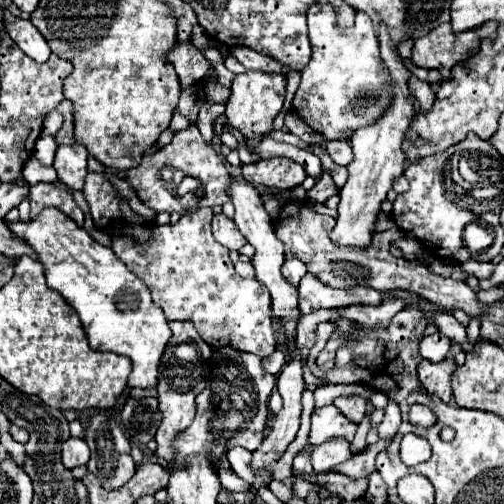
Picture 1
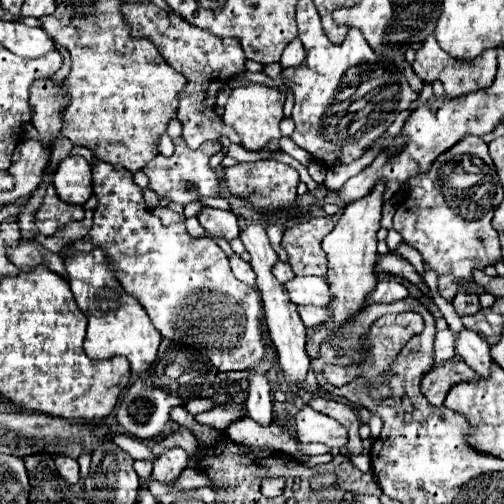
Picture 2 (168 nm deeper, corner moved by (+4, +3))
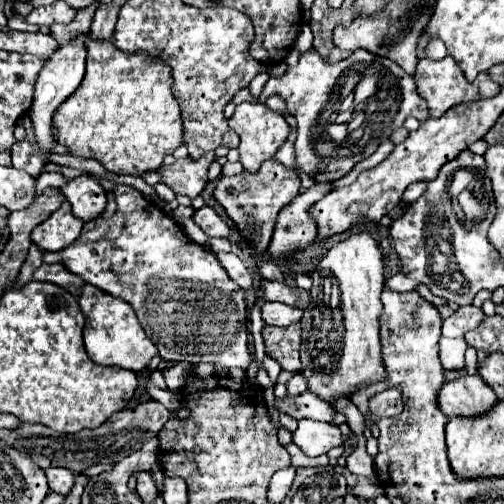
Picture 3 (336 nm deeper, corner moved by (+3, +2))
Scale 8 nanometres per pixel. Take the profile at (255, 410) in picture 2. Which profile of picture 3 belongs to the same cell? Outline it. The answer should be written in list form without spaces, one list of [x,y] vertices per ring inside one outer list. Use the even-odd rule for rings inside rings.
[[[117,185],[113,189],[113,195],[117,211],[111,219],[97,217],[89,221],[83,227],[79,239],[75,239],[61,251],[47,251],[43,261],[61,263],[71,273],[83,277],[83,281],[133,305],[145,333],[157,345],[159,355],[165,361],[207,361],[213,365],[221,365],[223,369],[241,367],[243,371],[247,371],[253,363],[253,353],[247,339],[249,311],[245,291],[233,283],[233,279],[225,273],[213,251],[187,239],[181,227],[171,217],[167,217],[155,203],[151,203],[139,189],[131,185]]]

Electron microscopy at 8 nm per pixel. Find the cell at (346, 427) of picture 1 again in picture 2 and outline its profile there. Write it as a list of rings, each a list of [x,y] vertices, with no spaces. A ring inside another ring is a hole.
[[[304,406],[296,414],[296,438],[298,442],[320,442],[330,448],[342,448],[348,442],[346,428],[336,420]]]

